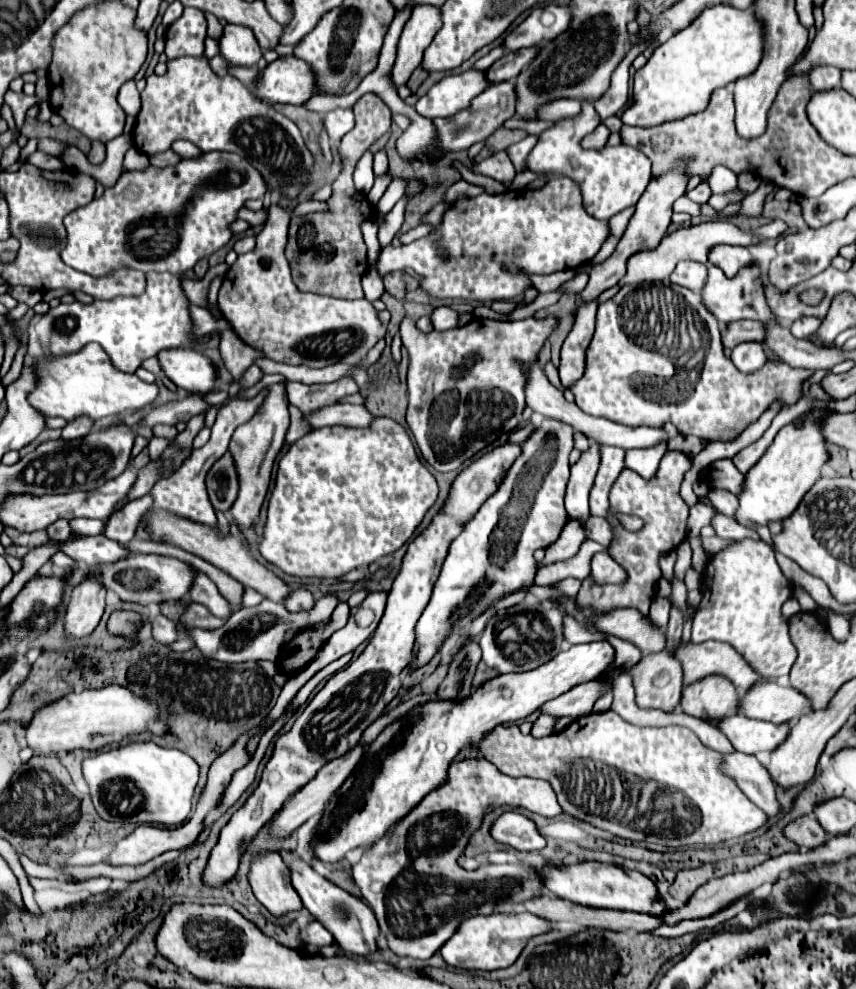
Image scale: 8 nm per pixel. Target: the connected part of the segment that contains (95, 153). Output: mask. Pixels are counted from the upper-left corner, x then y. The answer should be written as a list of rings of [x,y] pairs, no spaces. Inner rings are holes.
[[[94,141],[94,143],[92,143],[92,149],[90,149],[90,153],[88,153],[88,159],[90,159],[90,163],[102,163],[102,161],[106,159],[104,143]]]

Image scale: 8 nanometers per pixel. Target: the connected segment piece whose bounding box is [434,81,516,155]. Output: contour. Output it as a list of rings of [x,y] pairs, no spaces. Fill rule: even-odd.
[[[514,81],[492,83],[482,95],[478,95],[472,101],[470,109],[460,111],[454,117],[434,119],[434,125],[438,127],[438,155],[444,155],[448,151],[462,151],[462,149],[472,147],[478,141],[484,141],[510,117],[516,117],[516,85],[514,85]]]

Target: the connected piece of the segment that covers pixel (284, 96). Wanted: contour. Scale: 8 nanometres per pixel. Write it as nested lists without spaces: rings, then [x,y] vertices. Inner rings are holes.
[[[280,57],[270,63],[256,83],[260,99],[270,103],[304,105],[316,95],[316,77],[308,63],[298,57]]]

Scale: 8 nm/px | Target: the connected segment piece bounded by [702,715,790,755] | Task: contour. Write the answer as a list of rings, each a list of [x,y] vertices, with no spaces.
[[[728,715],[724,719],[702,719],[704,723],[722,731],[732,747],[742,753],[760,753],[760,751],[774,751],[790,731],[790,723],[768,723],[768,721],[754,721],[746,719],[744,715]]]

